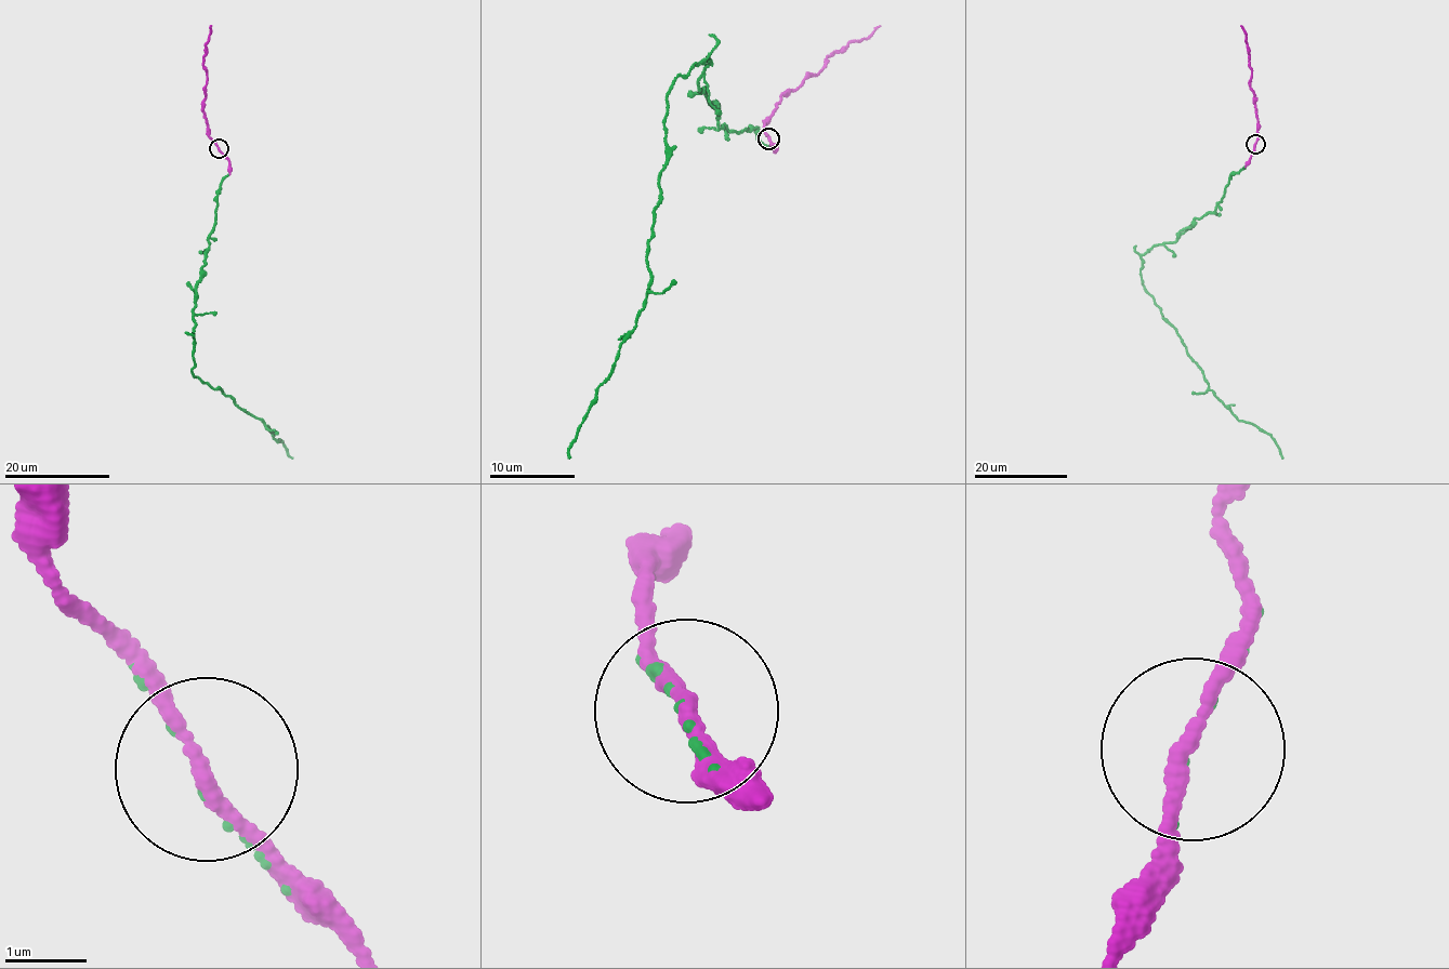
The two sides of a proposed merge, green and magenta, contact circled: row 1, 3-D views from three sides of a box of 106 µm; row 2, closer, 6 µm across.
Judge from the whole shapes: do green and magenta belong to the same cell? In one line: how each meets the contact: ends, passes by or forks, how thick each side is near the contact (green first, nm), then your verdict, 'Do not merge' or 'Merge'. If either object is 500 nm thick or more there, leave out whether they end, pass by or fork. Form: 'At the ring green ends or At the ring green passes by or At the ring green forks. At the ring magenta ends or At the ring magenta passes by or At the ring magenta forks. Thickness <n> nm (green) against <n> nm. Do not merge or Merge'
At the ring green ends. At the ring magenta passes by. Thickness 60 nm (green) against 150 nm. Merge

